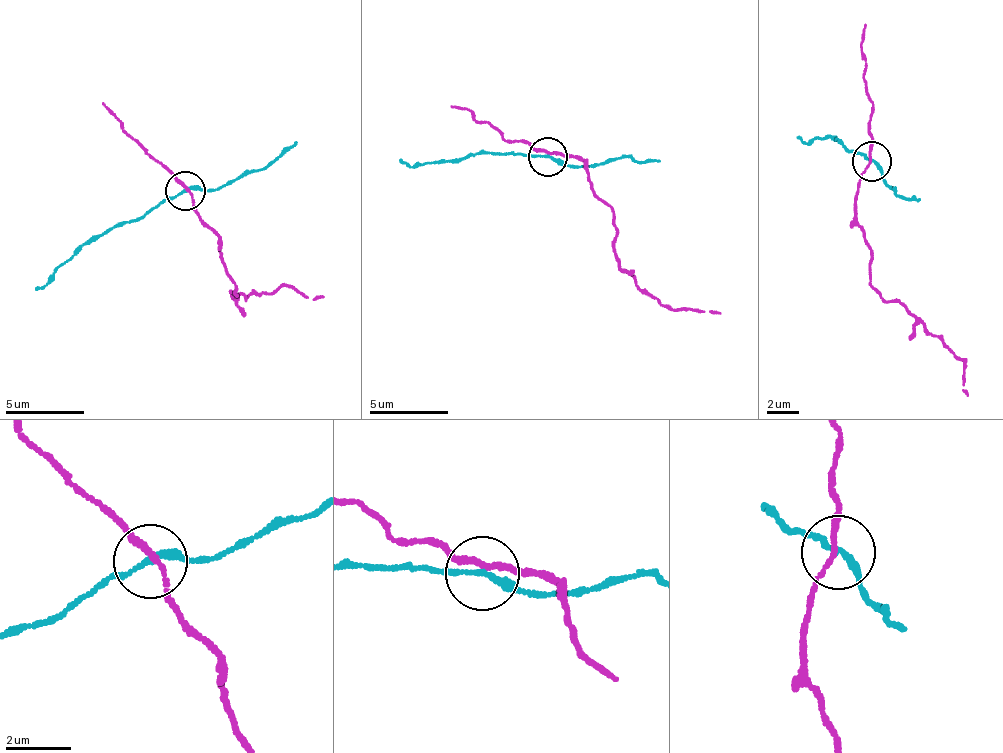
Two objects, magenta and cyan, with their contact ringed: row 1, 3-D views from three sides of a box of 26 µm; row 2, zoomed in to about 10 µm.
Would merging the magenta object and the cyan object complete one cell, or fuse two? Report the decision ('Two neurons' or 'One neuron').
Two neurons

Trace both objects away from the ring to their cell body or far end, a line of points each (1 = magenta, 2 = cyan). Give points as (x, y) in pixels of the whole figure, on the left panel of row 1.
1: (186, 191), (204, 225), (220, 244), (222, 260), (234, 289), (229, 296), (250, 298), (281, 287), (325, 296)
2: (186, 189), (126, 223), (76, 245), (44, 287), (37, 287)

